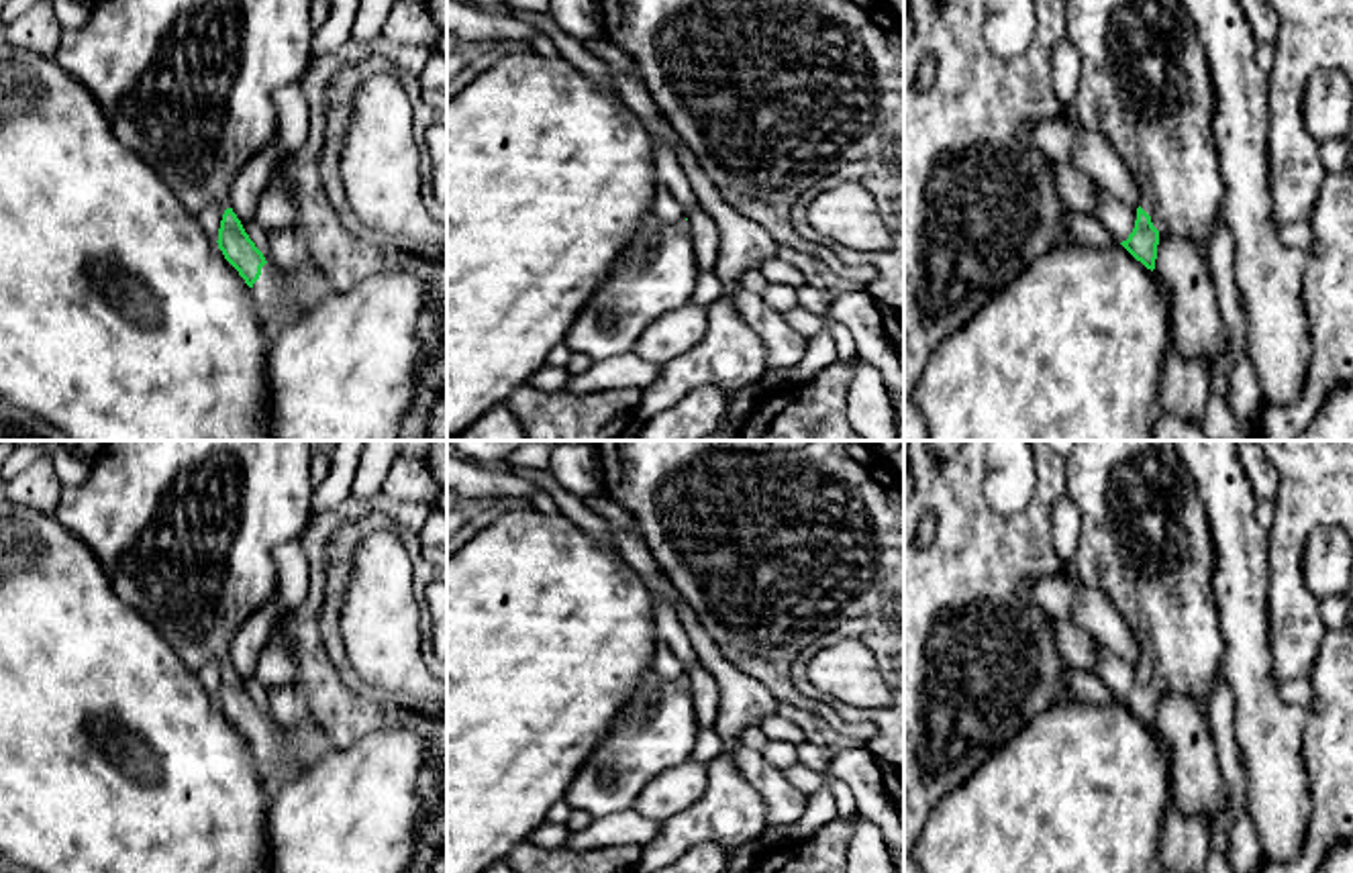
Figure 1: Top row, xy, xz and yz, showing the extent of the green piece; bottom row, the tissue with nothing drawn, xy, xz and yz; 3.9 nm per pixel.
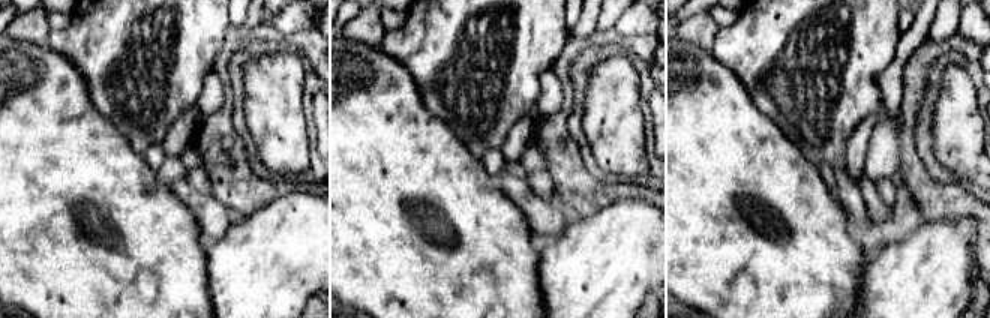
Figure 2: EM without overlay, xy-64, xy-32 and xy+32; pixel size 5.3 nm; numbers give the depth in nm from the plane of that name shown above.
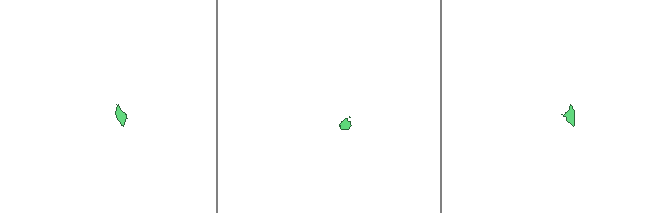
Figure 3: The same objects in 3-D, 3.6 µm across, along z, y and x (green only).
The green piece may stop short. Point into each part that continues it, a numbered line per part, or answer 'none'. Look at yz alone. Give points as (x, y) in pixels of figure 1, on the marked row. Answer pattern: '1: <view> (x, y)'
1: yz (1145, 86)

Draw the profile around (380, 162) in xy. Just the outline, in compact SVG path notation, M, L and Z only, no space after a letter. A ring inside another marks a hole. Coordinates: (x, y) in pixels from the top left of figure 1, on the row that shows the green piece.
M396 67L359 84L341 175L357 218L378 239L447 253L447 224L431 216L420 196L412 104Z

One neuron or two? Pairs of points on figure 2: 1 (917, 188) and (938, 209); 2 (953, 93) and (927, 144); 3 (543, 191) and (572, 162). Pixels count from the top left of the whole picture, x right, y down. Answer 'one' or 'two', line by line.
1: one
2: two
3: two

